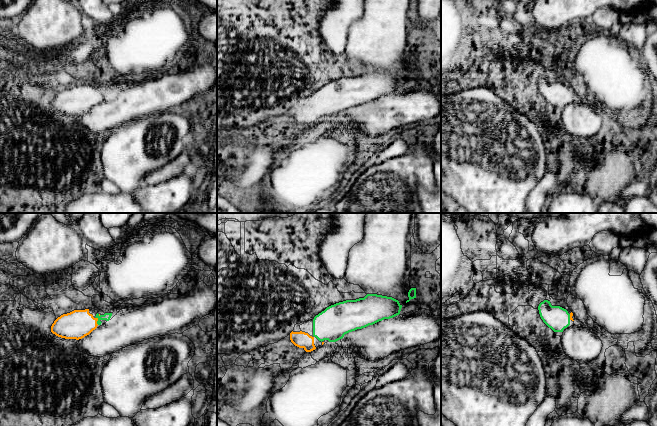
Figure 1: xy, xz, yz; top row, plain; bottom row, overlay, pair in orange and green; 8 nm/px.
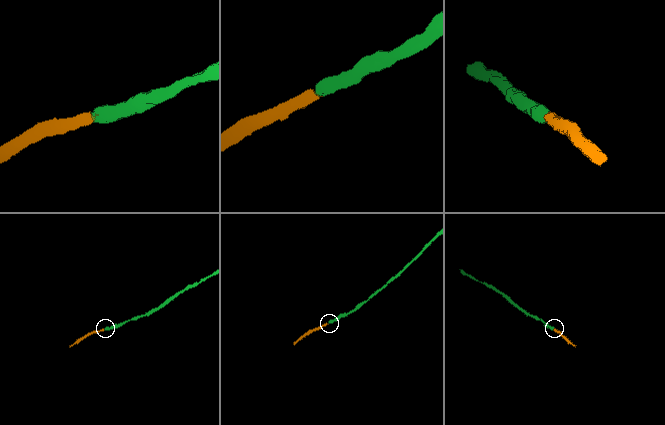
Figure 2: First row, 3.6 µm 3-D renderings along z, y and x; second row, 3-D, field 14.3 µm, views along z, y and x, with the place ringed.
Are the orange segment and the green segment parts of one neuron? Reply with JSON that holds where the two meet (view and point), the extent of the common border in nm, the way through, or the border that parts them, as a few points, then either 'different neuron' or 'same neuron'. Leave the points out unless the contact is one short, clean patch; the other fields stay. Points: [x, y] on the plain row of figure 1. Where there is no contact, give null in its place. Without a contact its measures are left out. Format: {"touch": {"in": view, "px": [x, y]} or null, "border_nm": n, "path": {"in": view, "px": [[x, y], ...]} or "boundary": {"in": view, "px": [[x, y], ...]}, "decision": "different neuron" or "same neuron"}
{"touch": {"in": "xy", "px": [97, 96]}, "border_nm": 70, "path": {"in": "xy", "px": [[77, 100], [92, 99], [97, 96], [106, 92]]}, "decision": "same neuron"}

